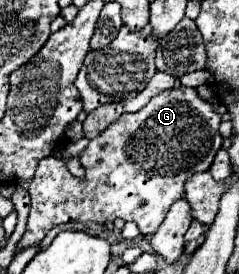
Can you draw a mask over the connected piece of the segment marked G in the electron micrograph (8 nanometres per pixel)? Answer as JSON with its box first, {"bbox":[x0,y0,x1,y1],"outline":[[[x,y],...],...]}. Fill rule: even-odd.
{"bbox":[18,87,222,249],"outline":[[[180,87],[180,89],[168,89],[160,95],[156,95],[144,109],[138,113],[124,113],[116,123],[112,123],[102,135],[90,141],[86,151],[80,155],[80,163],[86,169],[84,179],[76,179],[66,165],[56,159],[48,157],[38,163],[36,175],[30,183],[30,217],[28,217],[28,227],[24,237],[18,243],[18,249],[30,247],[40,243],[46,233],[62,223],[68,221],[96,221],[96,223],[106,223],[114,219],[124,219],[124,221],[134,221],[140,227],[142,235],[152,235],[164,221],[168,209],[176,199],[182,197],[184,193],[184,183],[188,175],[208,171],[212,165],[212,159],[216,157],[218,149],[222,147],[222,137],[218,133],[222,117],[212,109],[212,105],[204,99],[198,97],[196,89],[190,87]]]}

